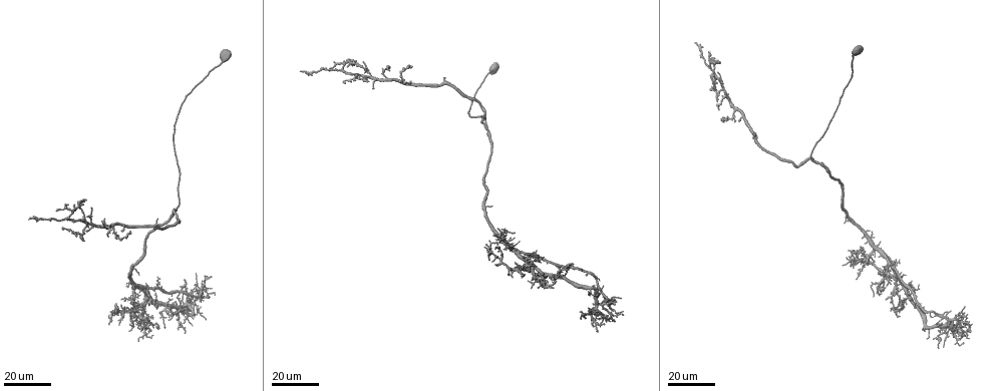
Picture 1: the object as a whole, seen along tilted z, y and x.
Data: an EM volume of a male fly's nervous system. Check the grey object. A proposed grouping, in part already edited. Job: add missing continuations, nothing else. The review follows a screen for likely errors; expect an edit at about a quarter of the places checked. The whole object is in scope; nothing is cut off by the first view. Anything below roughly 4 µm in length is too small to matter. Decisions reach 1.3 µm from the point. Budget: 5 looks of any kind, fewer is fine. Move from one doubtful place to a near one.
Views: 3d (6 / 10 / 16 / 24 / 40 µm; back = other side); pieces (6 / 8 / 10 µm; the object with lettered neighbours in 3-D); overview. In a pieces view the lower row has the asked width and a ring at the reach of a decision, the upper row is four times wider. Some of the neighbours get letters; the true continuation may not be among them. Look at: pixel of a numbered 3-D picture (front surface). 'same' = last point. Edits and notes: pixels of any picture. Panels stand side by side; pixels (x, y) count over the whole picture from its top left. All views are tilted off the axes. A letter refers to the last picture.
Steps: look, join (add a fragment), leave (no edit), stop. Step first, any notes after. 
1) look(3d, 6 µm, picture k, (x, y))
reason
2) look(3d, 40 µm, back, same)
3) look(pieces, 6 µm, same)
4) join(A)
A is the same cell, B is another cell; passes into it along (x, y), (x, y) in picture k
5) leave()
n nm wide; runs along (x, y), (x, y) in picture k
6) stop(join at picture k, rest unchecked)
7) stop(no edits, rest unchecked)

look(3d, 24 µm, picture 1, (74, 204))
an open end

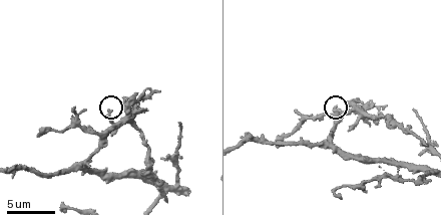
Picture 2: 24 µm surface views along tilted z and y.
look(pieces, 10 µm, picture 2, (334, 109))

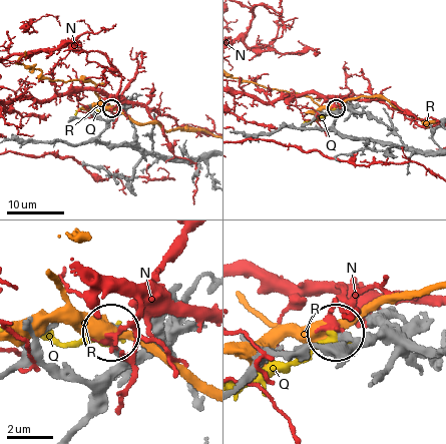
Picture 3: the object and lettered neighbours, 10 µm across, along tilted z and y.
leave()
N, Q and R are other cells; no lettered fragment goes on from it

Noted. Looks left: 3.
look(3d, 16 µm, picture 1, (738, 120))
free end

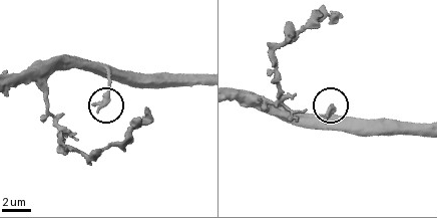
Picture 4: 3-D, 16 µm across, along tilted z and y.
look(pieces, 6 µm, picture 4, (325, 115))

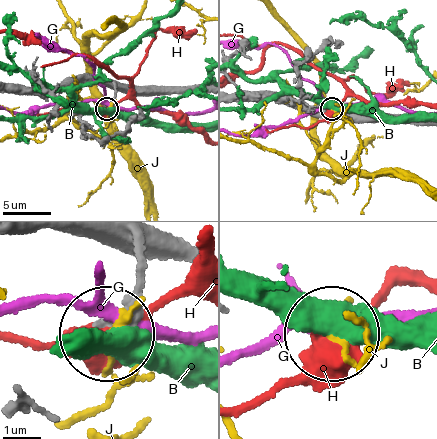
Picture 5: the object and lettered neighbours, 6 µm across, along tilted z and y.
leave()
210 nm wide; B, G, H and J are other cells; none of them fits

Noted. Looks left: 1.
stop(no edits, rest unchecked)

